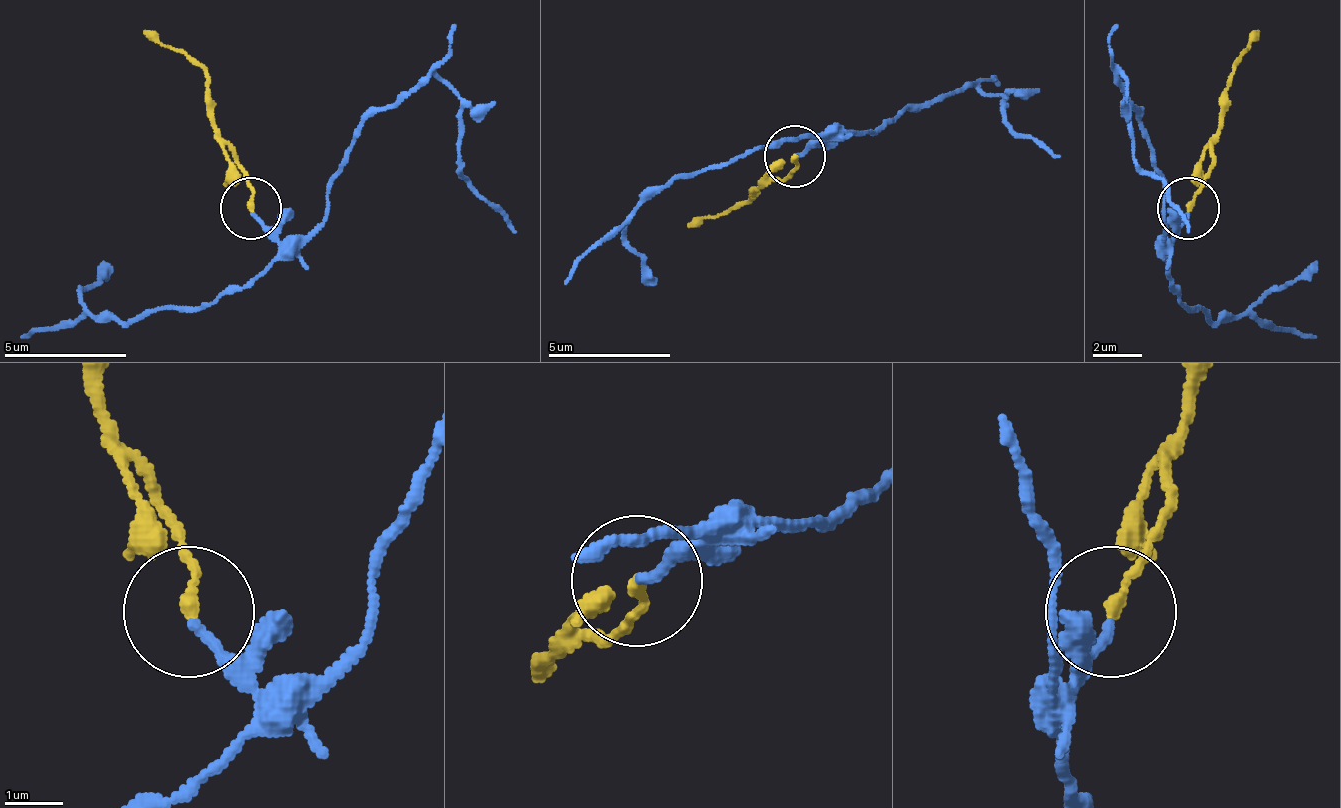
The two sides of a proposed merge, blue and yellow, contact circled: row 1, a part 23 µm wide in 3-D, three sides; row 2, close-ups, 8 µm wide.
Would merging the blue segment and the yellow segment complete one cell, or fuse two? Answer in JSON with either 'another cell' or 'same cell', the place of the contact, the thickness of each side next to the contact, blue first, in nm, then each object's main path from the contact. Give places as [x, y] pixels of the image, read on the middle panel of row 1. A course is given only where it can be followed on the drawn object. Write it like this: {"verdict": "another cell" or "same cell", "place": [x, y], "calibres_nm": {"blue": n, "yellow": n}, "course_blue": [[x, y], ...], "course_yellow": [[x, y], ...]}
{"verdict": "another cell", "place": [794, 156], "calibres_nm": {"blue": 150, "yellow": 200}, "course_blue": [[793, 154], [811, 142], [897, 118], [976, 87], [1007, 93], [1001, 99], [1001, 118], [1062, 154]], "course_yellow": [[793, 154], [780, 179], [689, 228]]}

